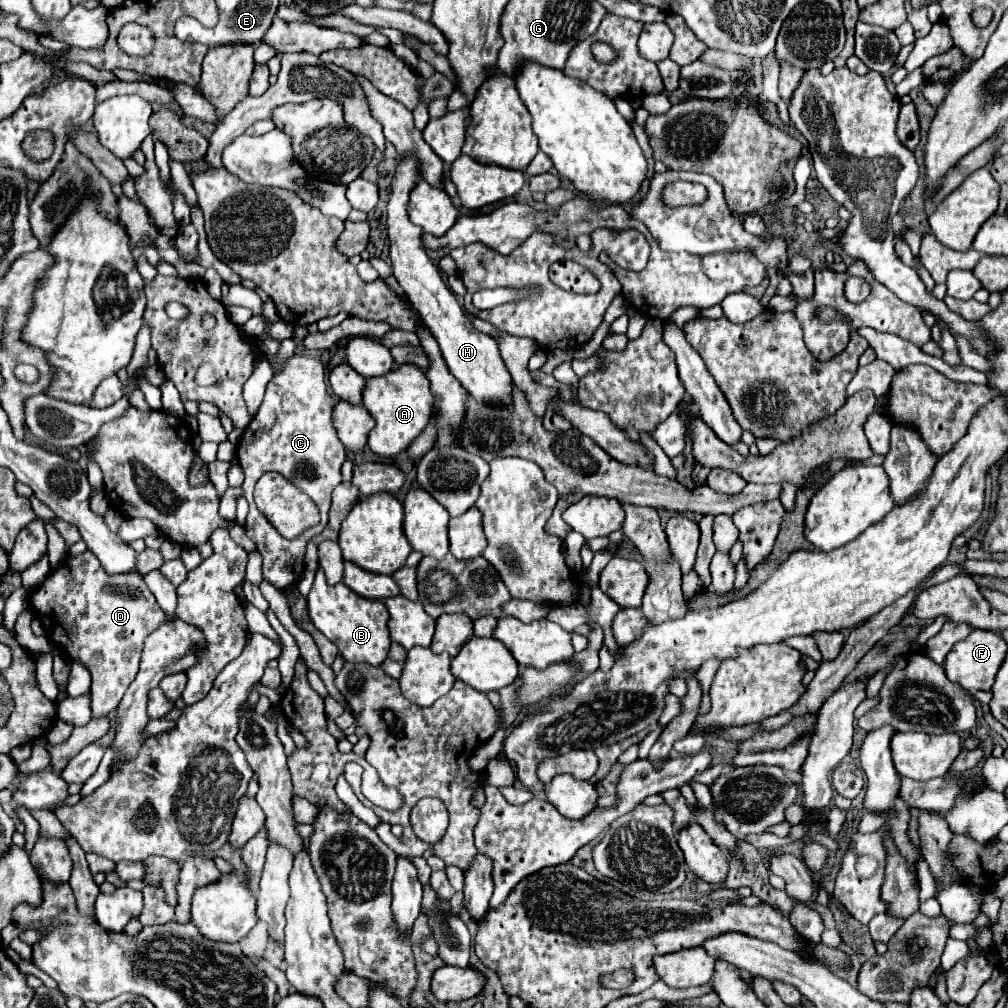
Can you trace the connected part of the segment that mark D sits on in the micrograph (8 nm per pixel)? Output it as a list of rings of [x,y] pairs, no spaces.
[[[89,550],[81,556],[65,558],[57,570],[49,572],[45,582],[31,592],[29,604],[51,642],[71,658],[81,660],[91,672],[91,710],[97,718],[111,714],[133,682],[145,636],[159,624],[173,620],[159,608],[141,574],[109,576]]]

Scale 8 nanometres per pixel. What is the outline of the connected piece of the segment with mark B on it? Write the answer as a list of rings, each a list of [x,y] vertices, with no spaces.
[[[323,568],[317,570],[315,582],[307,596],[307,608],[313,626],[323,632],[341,652],[347,662],[367,662],[371,666],[379,666],[389,652],[389,612],[381,600],[361,598],[353,590],[349,590],[343,582],[331,586],[325,582]]]

